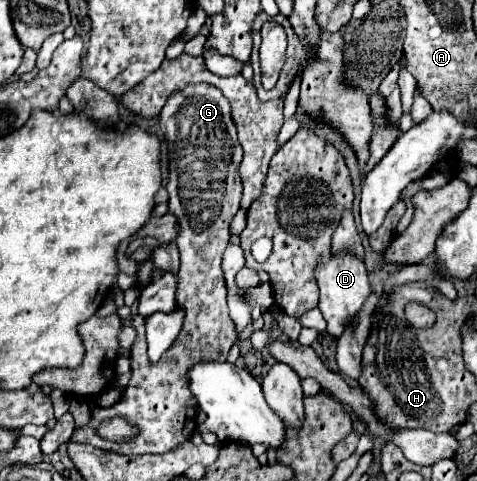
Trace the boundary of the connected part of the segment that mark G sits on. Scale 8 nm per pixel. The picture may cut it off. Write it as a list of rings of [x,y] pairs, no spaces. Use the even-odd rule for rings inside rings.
[[[190,84],[186,90],[174,92],[168,100],[166,106],[160,112],[160,124],[168,142],[170,150],[170,178],[168,178],[168,196],[170,196],[170,212],[178,218],[180,232],[176,238],[176,244],[180,248],[180,284],[178,284],[178,308],[184,314],[184,324],[170,346],[166,354],[156,364],[148,362],[146,354],[146,340],[144,340],[144,318],[134,314],[132,316],[132,326],[138,332],[138,338],[134,342],[134,348],[130,352],[132,358],[132,378],[118,404],[108,408],[98,408],[94,416],[90,418],[90,424],[74,431],[70,441],[80,442],[115,453],[126,455],[140,455],[150,452],[150,454],[166,454],[170,450],[176,450],[184,442],[188,442],[196,430],[196,410],[198,402],[188,390],[188,378],[186,378],[186,368],[198,360],[220,360],[224,362],[228,358],[228,350],[232,342],[236,340],[234,332],[234,322],[228,316],[228,304],[226,304],[226,284],[224,284],[224,274],[220,268],[222,254],[226,250],[226,244],[230,240],[230,222],[240,210],[240,198],[242,198],[242,180],[240,180],[240,162],[242,162],[242,146],[236,136],[236,126],[230,114],[230,102],[222,96],[222,92],[216,86],[210,84]],[[112,418],[124,418],[130,424],[138,428],[138,434],[127,442],[111,442],[99,437],[97,430],[99,425]]]

